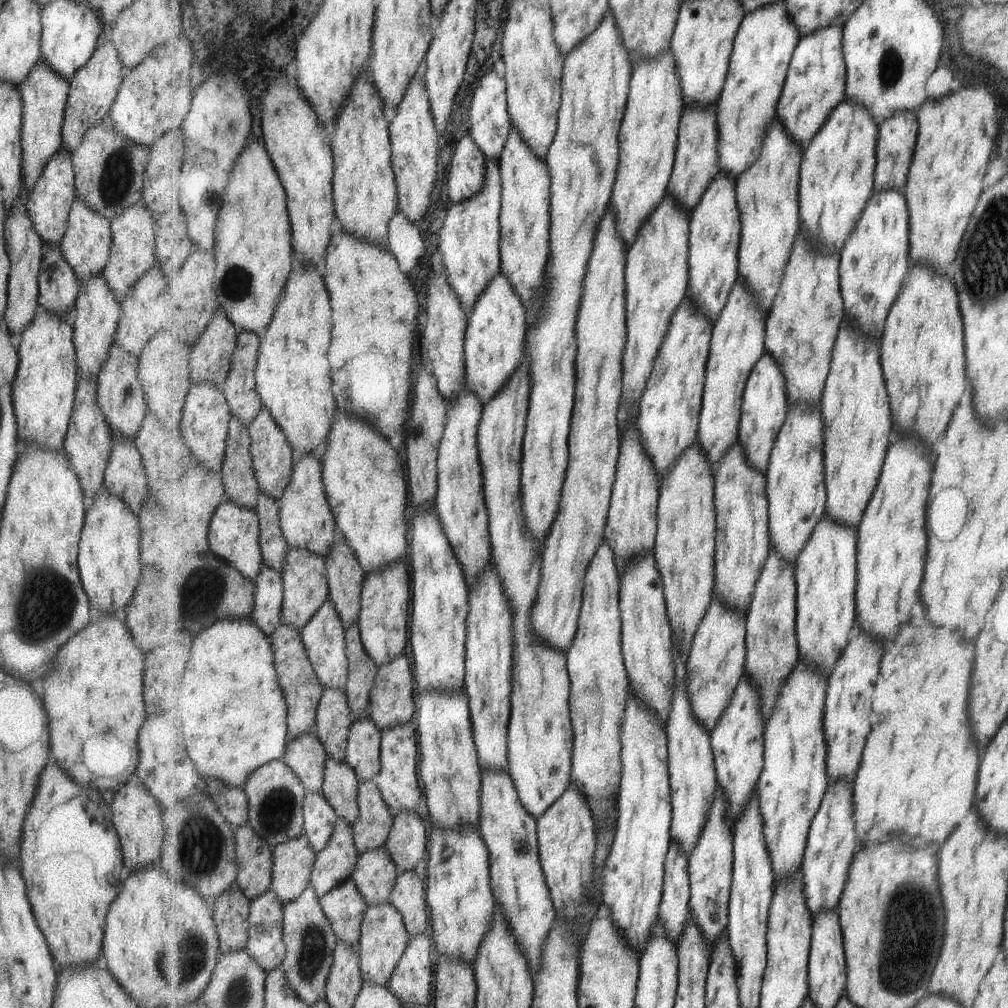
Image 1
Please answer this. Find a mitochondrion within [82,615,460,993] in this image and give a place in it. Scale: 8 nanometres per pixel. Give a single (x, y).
(210, 840)

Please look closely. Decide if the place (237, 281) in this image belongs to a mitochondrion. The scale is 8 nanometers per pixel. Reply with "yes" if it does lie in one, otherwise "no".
yes

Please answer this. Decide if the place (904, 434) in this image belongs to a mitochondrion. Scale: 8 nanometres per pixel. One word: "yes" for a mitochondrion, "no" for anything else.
no

